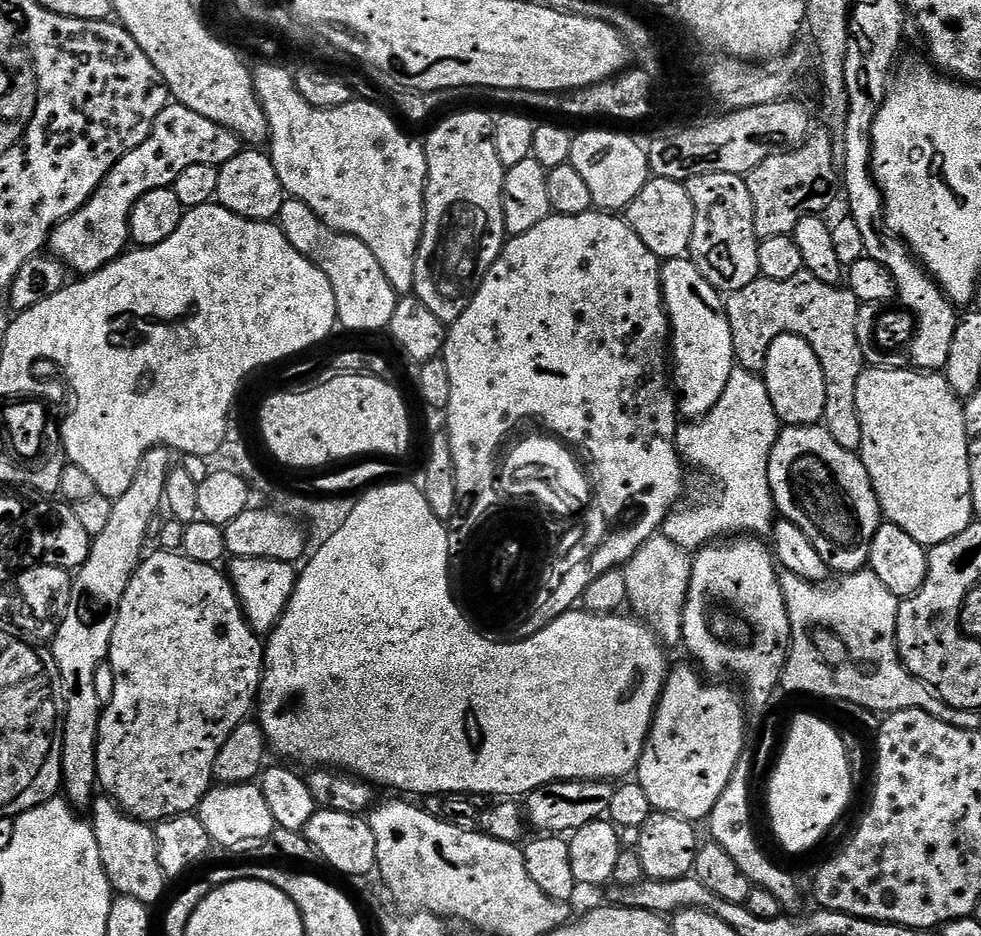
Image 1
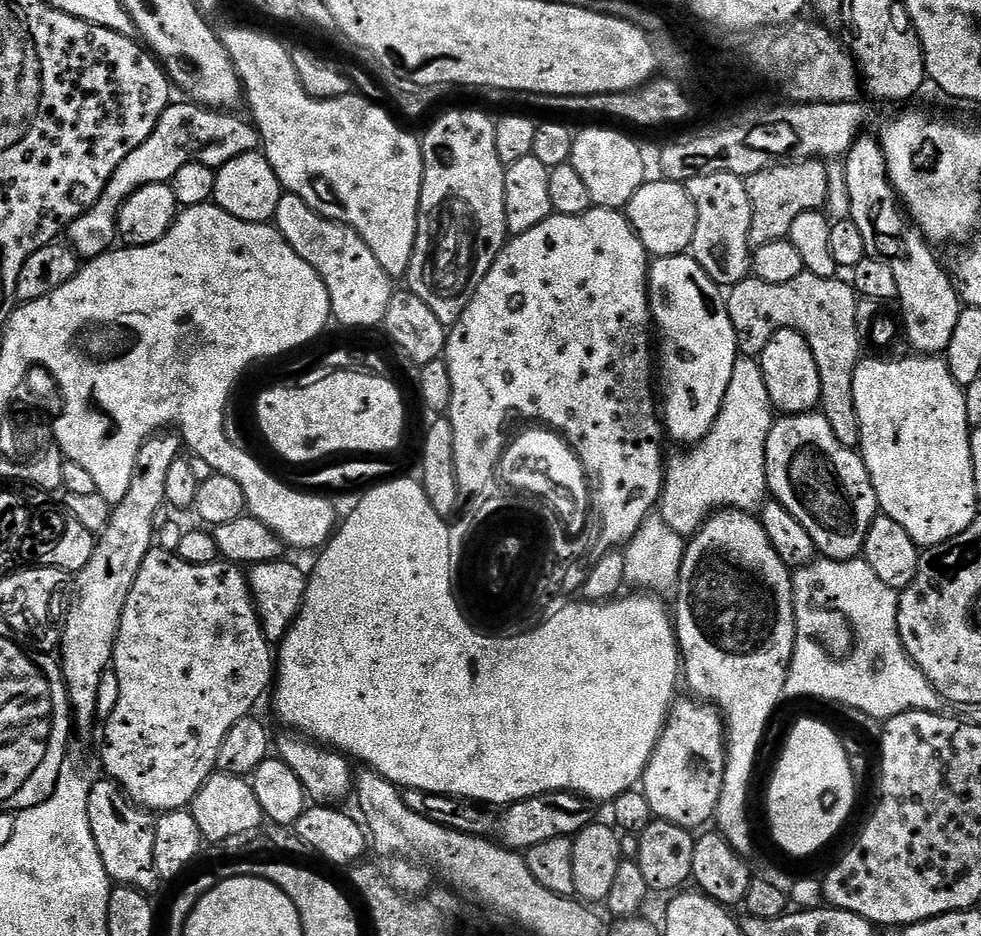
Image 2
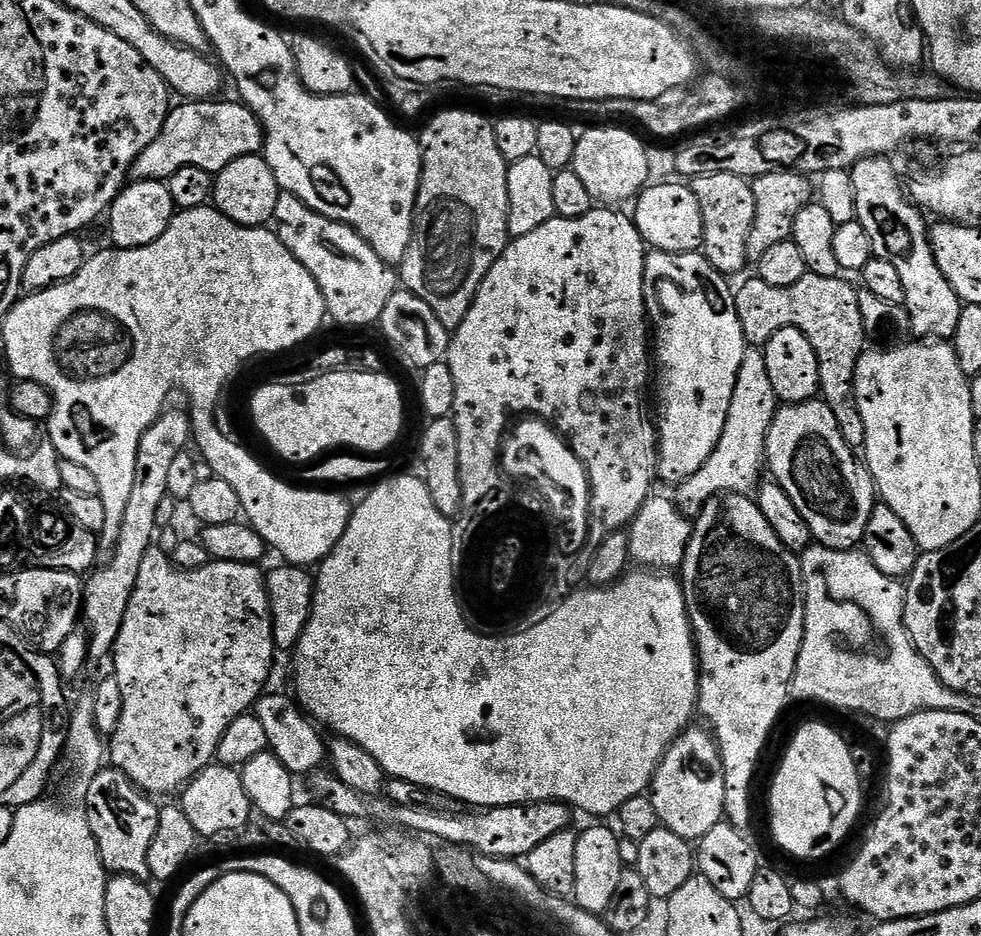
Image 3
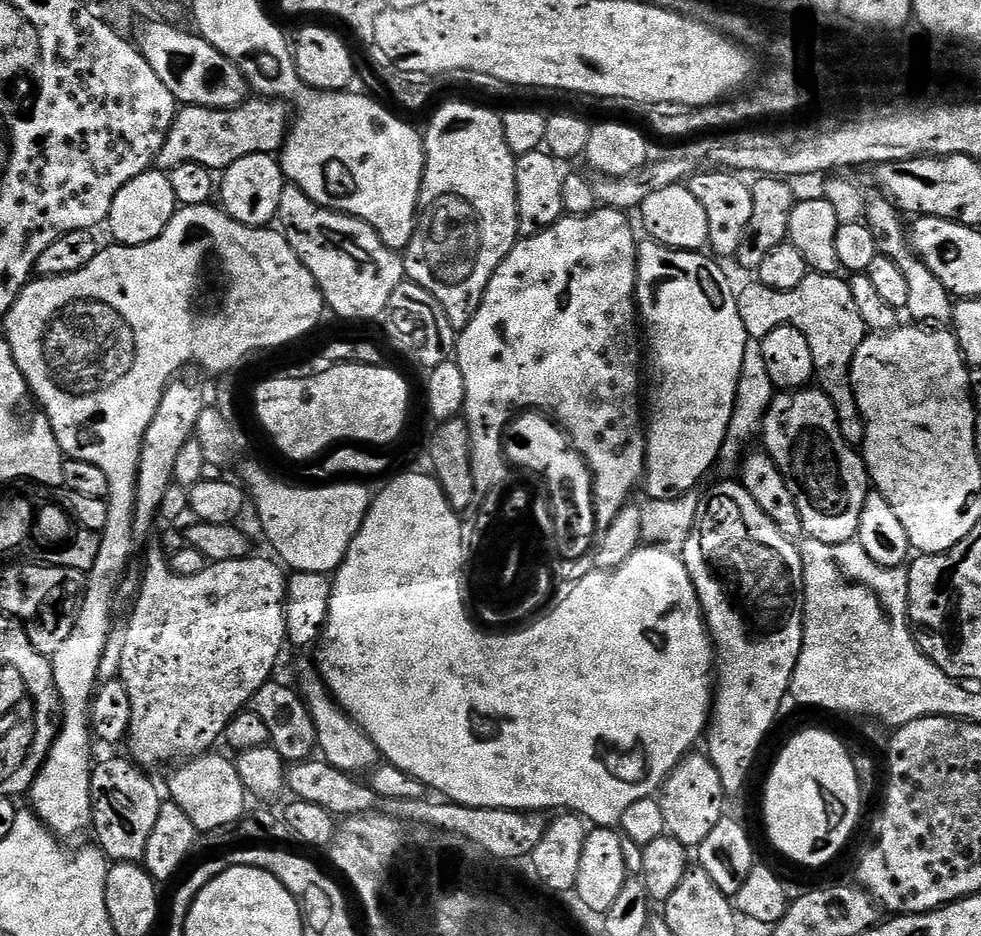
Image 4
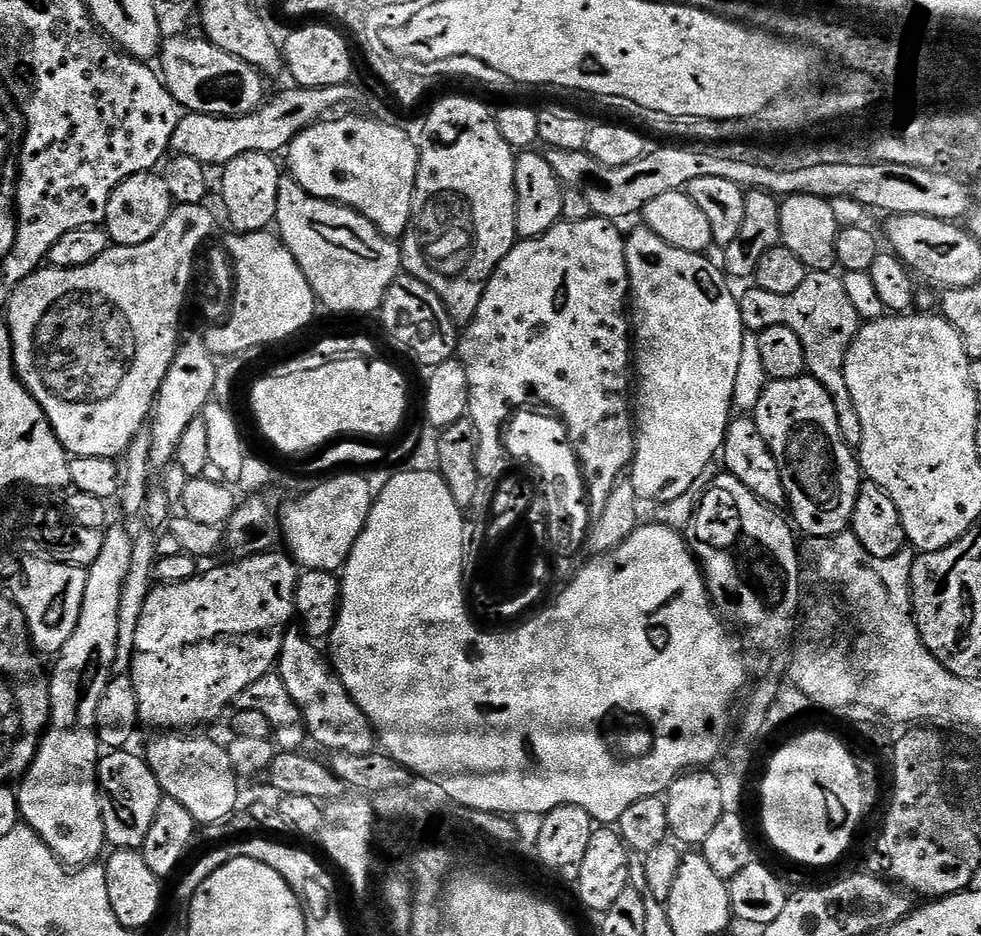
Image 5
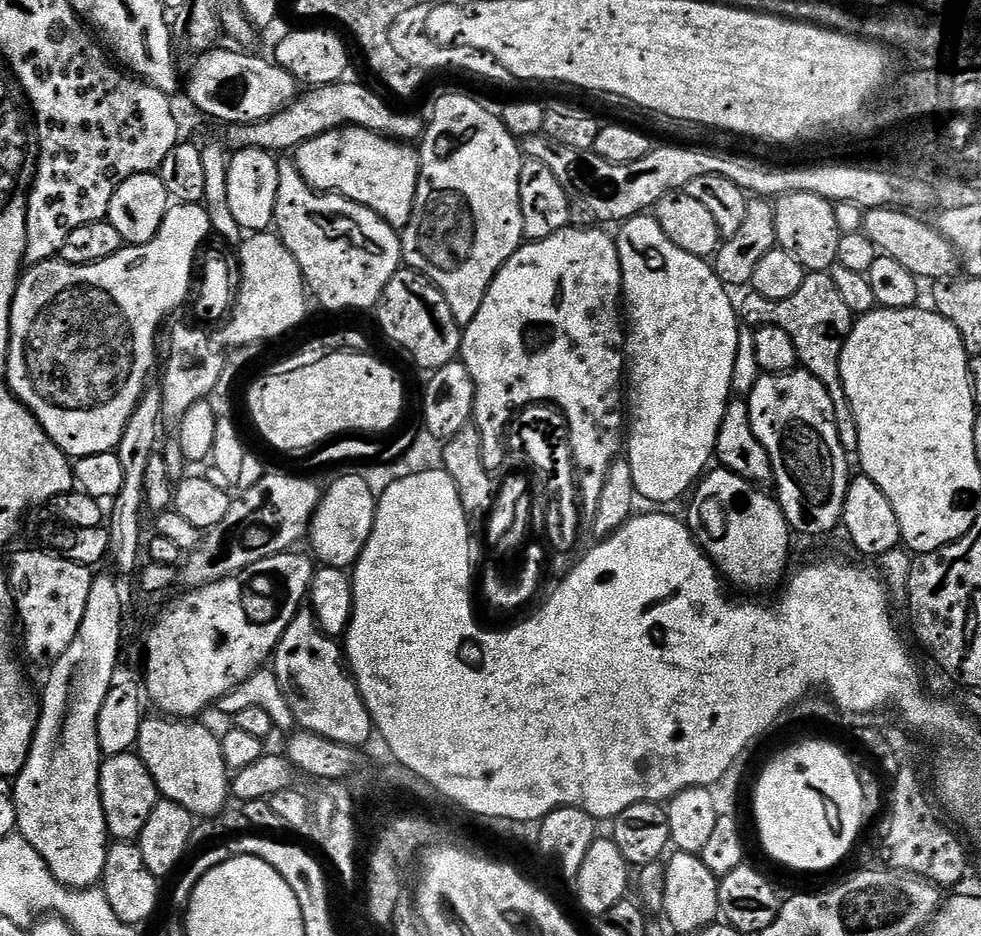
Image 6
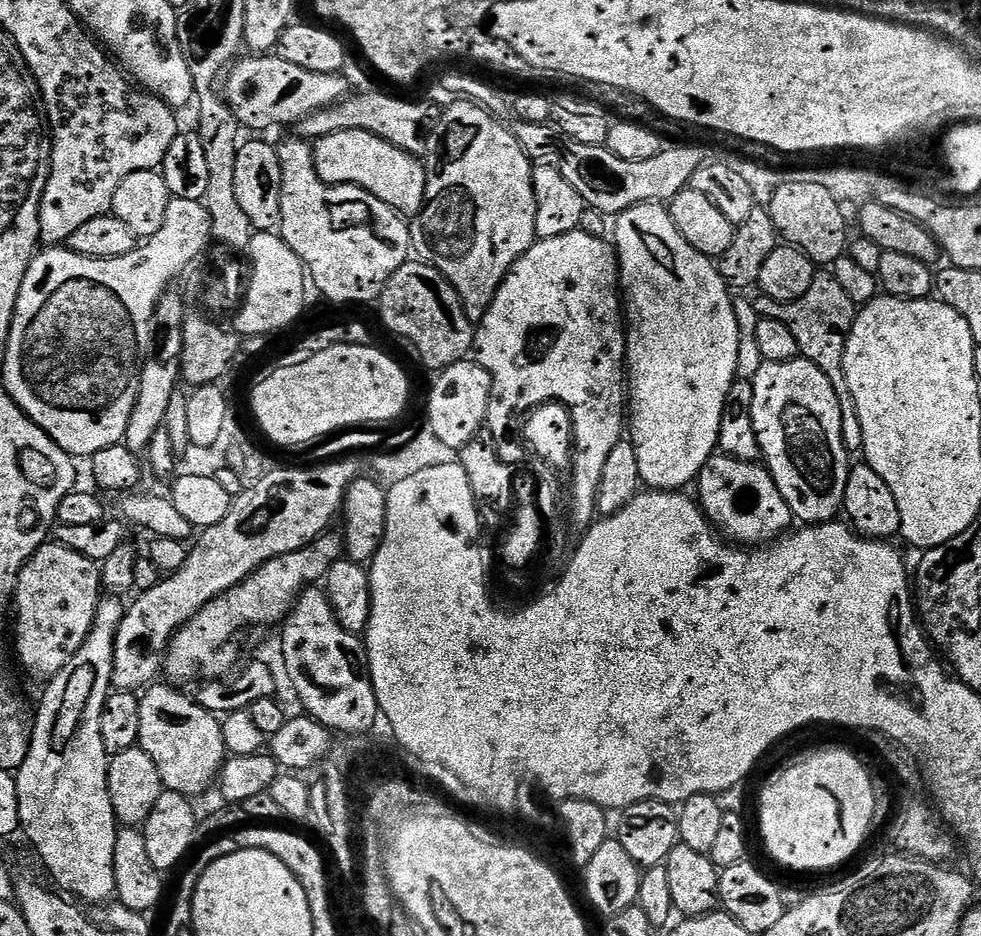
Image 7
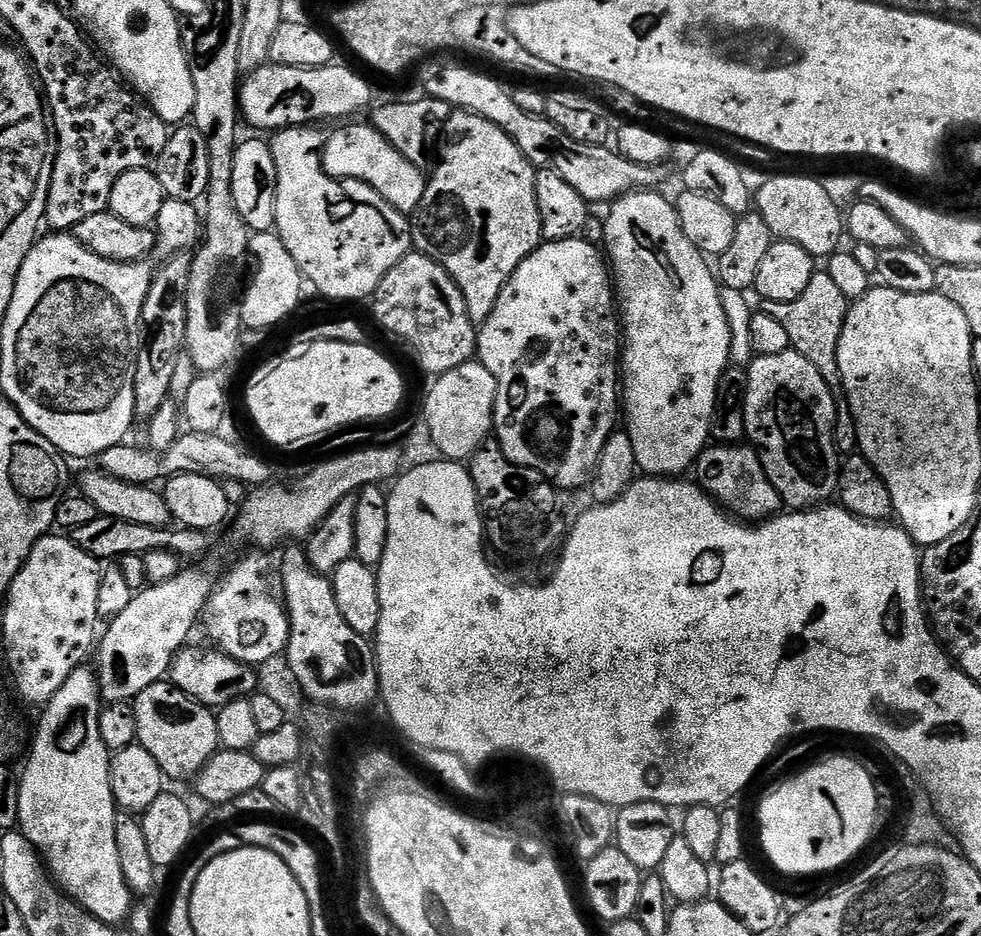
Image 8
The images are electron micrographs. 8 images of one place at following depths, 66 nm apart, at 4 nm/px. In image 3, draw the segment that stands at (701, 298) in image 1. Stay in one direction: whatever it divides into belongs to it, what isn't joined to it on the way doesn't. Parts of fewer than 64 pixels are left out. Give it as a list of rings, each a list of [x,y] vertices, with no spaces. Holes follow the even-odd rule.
[[[649,251],[644,257],[644,311],[646,319],[654,329],[654,388],[656,384],[656,396],[660,399],[660,424],[658,420],[658,476],[662,481],[669,480],[672,486],[680,484],[694,475],[703,466],[711,452],[715,450],[719,439],[722,438],[726,418],[730,414],[730,398],[734,398],[734,386],[738,378],[738,370],[742,366],[745,343],[742,334],[742,322],[736,313],[736,298],[734,288],[729,277],[724,273],[714,270],[710,262],[700,252],[658,252]]]

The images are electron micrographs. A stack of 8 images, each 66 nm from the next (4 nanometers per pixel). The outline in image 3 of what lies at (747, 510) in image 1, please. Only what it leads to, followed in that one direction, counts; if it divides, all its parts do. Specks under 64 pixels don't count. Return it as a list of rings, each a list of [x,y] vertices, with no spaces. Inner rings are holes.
[[[745,347],[742,366],[738,370],[738,378],[734,386],[734,398],[730,398],[730,414],[726,418],[722,438],[719,439],[715,450],[711,452],[710,458],[690,478],[681,481],[674,493],[675,505],[682,515],[694,518],[699,515],[705,503],[716,495],[724,495],[726,492],[738,493],[740,495],[751,495],[759,487],[766,458],[765,438],[772,420],[776,417],[778,401],[774,394],[774,386],[770,383],[770,373],[766,370],[766,358],[763,347]]]

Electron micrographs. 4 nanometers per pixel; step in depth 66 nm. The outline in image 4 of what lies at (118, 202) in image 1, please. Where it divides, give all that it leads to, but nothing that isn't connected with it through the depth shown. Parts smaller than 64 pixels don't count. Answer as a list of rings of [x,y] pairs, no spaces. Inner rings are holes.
[[[252,98],[238,108],[184,106],[177,111],[154,164],[160,170],[171,170],[183,164],[201,164],[213,170],[223,170],[238,162],[238,158],[250,154],[279,153],[289,127],[289,105],[271,98]]]

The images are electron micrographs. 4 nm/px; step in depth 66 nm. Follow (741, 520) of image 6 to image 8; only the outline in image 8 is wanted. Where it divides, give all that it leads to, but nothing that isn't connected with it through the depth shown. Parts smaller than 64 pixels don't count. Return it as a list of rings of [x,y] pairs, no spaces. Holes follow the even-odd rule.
[[[720,442],[717,445],[717,448],[705,447],[696,459],[694,472],[700,475],[700,487],[731,515],[745,522],[763,522],[777,515],[781,511],[782,501],[766,474],[759,451],[744,442]]]

